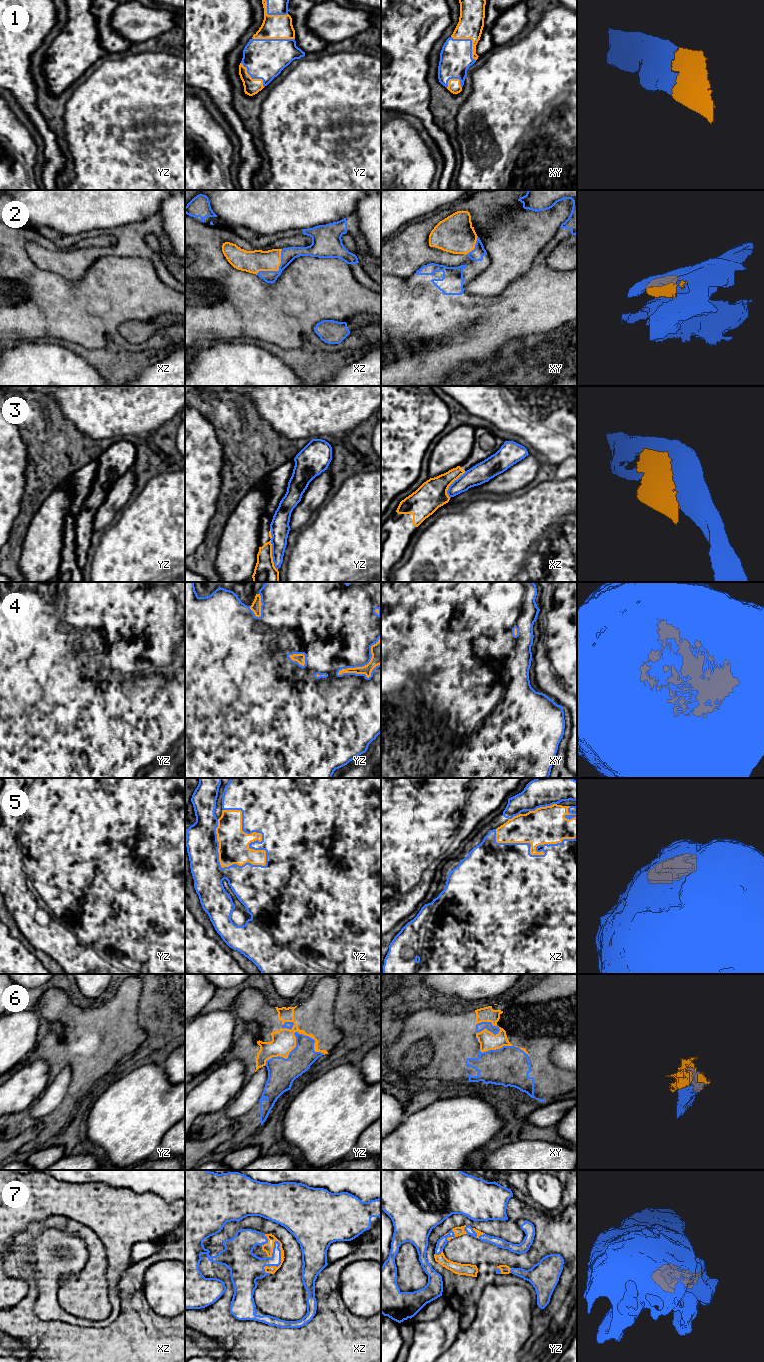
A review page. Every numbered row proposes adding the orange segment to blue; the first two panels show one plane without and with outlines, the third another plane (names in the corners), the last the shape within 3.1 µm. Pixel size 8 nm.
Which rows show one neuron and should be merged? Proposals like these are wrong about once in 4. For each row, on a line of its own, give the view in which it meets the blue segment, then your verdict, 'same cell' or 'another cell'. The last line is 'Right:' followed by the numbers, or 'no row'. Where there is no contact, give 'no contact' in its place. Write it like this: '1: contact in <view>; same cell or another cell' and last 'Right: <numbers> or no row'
1: contact in yz; same cell
2: contact in xz; same cell
3: contact in yz; another cell
4: contact in yz; same cell
5: contact in yz; same cell
6: contact in yz; same cell
7: contact in xz; same cell
Right: 1, 2, 4, 5, 6, 7

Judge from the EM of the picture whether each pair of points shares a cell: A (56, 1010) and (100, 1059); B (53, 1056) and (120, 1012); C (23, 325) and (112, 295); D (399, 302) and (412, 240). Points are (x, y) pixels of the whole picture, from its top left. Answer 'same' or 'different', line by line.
A: same
B: same
C: same
D: different

